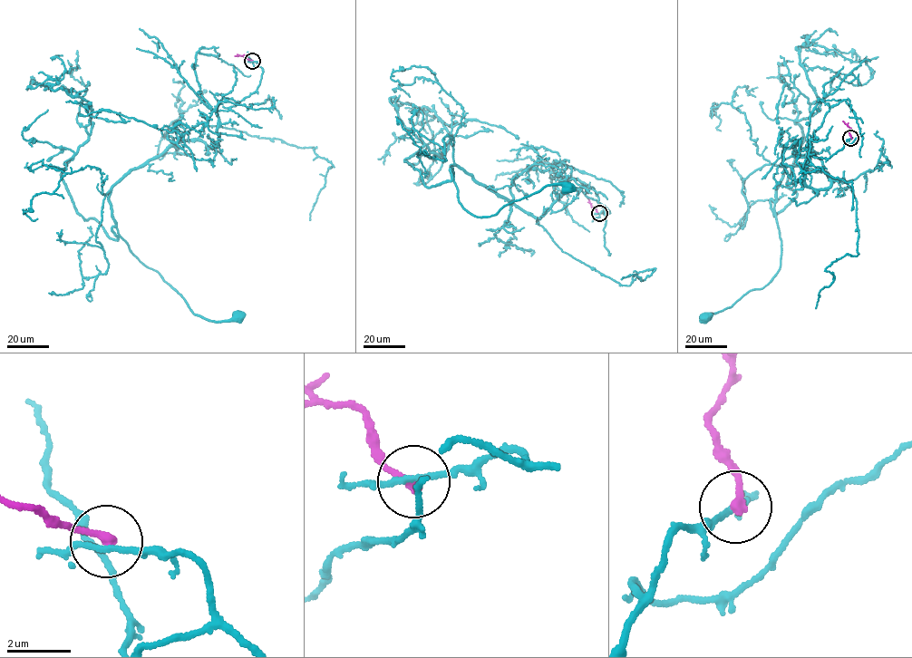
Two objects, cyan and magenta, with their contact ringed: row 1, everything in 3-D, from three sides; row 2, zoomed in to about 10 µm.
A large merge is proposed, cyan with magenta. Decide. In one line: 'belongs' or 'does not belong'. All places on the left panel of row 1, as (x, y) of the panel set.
does not belong

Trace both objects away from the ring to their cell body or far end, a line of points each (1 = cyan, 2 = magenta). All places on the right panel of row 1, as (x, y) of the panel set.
1: (850, 139), (828, 159), (810, 152), (804, 184), (829, 187), (824, 169), (785, 169), (779, 268), (703, 318)
2: (850, 138), (850, 129), (843, 120)

